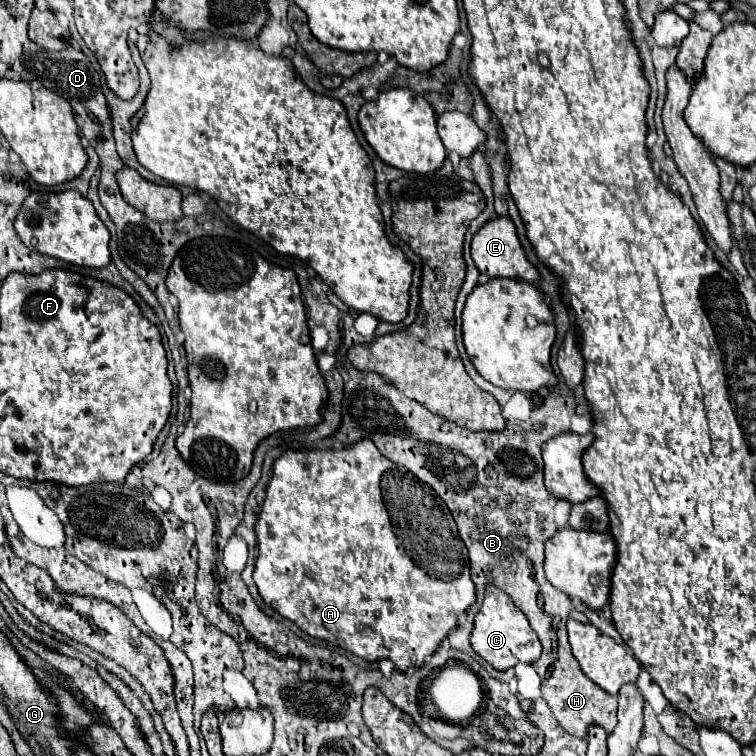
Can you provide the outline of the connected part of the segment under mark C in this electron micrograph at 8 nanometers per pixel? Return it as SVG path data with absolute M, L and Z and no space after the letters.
M486 586L486 596L482 602L480 612L474 618L474 630L470 634L470 644L474 652L484 658L496 670L514 668L518 662L532 664L542 654L542 644L536 632L530 628L528 618L522 616L522 610L514 606L510 596L494 586Z

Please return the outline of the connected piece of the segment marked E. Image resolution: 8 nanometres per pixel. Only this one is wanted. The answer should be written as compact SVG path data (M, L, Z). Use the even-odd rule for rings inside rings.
M498 216L494 220L488 220L472 238L472 260L480 274L486 274L488 278L516 278L524 282L536 282L540 280L540 274L536 266L526 258L524 248L516 236L516 226L508 216Z

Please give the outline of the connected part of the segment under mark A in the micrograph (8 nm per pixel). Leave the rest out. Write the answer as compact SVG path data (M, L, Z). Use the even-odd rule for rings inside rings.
M360 440L350 448L344 450L300 450L300 452L286 452L274 464L274 476L268 486L268 496L262 504L260 518L256 522L256 536L258 536L258 560L254 570L254 582L258 592L266 604L270 604L276 612L284 618L292 620L300 630L306 634L326 640L334 646L340 646L368 662L388 658L396 664L398 670L406 672L408 668L420 666L428 656L436 652L440 642L456 628L458 616L464 614L476 600L474 582L470 578L470 562L466 546L456 530L456 522L440 500L440 496L422 480L418 480L412 472L404 466L390 462L386 456L378 452L372 440Z

